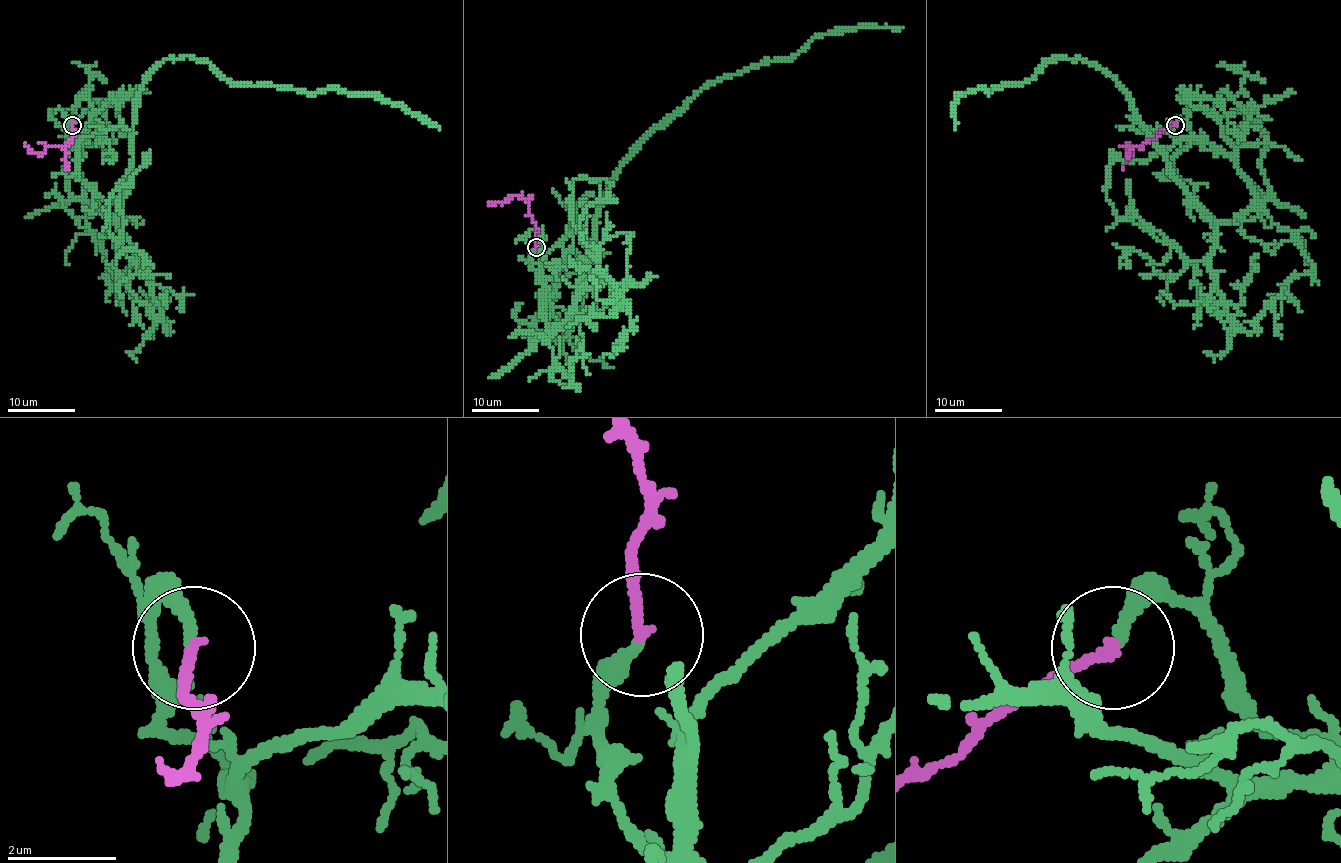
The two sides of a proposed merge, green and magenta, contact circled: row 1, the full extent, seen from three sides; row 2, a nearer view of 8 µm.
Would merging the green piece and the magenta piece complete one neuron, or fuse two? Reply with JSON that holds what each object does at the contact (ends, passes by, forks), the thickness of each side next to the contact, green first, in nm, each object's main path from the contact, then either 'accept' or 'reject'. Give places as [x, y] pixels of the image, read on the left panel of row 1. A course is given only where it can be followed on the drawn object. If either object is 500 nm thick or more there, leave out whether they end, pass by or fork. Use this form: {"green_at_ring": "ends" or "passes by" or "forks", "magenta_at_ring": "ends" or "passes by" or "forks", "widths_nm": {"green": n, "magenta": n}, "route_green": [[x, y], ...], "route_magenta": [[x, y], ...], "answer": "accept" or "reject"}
{"green_at_ring": "ends", "magenta_at_ring": "ends", "widths_nm": {"green": 200, "magenta": 190}, "route_green": [[73, 123], [78, 177], [117, 201], [135, 95], [162, 61], [206, 61], [236, 83], [379, 95], [440, 128]], "route_magenta": [[73, 125], [73, 137], [64, 147], [48, 145], [41, 155], [27, 149], [24, 142]], "answer": "accept"}

